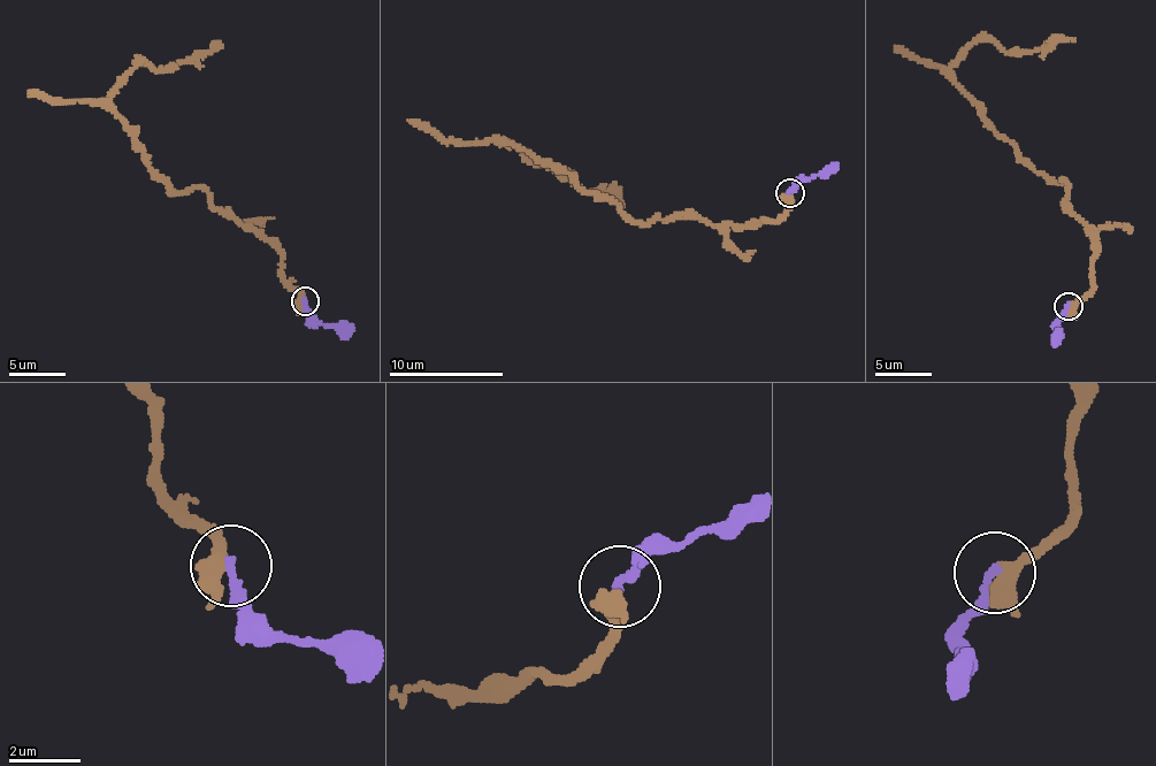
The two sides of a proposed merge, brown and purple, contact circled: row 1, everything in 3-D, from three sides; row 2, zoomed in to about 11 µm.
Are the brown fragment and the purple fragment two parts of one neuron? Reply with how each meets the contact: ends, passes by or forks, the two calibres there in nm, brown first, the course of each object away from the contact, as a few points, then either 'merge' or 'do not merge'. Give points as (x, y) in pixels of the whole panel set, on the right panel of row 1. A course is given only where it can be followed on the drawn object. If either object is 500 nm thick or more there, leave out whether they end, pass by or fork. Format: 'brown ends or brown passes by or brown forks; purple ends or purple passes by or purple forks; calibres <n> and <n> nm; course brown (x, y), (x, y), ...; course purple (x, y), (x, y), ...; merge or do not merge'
brown passes by; purple ends; calibres 420 and 240 nm; course brown (1069, 305), (1092, 286), (1093, 242), (1066, 184), (1028, 165), (950, 71), (979, 40), (1027, 53), (1074, 38); course purple (1069, 305), (1061, 316), (1061, 331), (1054, 339); do not merge

